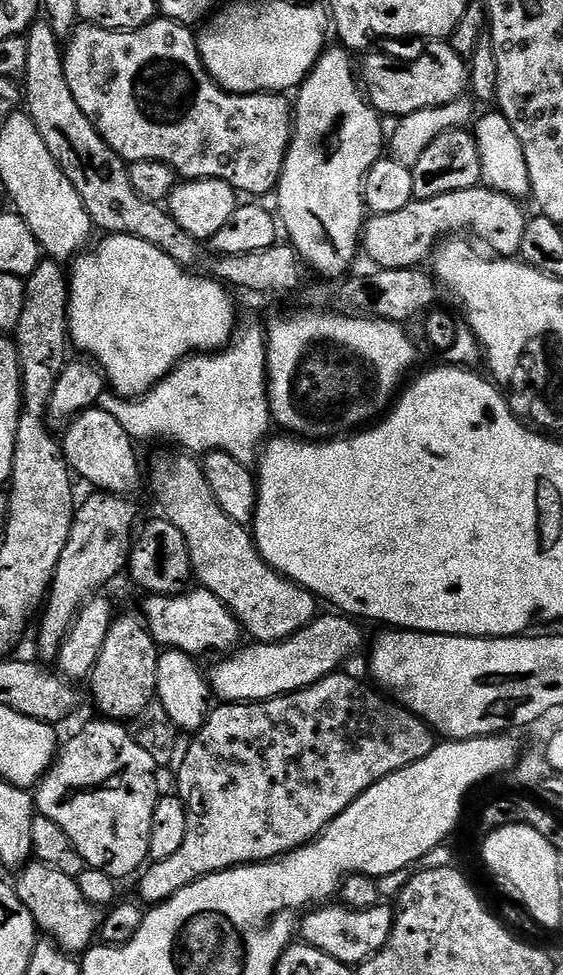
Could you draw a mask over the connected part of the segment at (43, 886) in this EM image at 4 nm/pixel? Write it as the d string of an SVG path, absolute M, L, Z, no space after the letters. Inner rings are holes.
M39 862L25 864L15 876L14 887L18 898L22 898L26 910L34 914L37 929L47 939L69 954L83 954L93 947L100 931L102 912L95 904L82 898L75 876L67 876Z

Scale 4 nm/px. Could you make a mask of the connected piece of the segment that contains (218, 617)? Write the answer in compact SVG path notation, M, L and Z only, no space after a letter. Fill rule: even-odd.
M196 586L180 593L179 596L149 595L145 600L148 601L144 604L142 615L161 649L176 648L180 652L185 652L187 656L216 658L221 654L235 652L241 643L242 629L236 621L236 616L205 588Z

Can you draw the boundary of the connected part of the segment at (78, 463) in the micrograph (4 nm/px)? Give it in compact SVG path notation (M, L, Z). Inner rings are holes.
M93 406L87 412L71 417L68 426L69 428L65 430L64 436L62 435L62 447L64 457L68 459L68 466L73 473L79 479L81 476L86 483L93 484L91 486L93 489L111 492L113 496L132 494L132 491L140 484L140 460L136 457L137 445L126 434L126 430L122 430L122 426L118 426L118 422L114 422L114 418L110 418L110 414L106 414L98 406Z

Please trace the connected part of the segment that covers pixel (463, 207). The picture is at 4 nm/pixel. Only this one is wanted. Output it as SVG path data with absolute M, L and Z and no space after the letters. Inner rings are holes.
M477 186L470 190L454 190L454 194L442 194L438 198L418 200L413 198L402 210L394 214L373 215L364 225L362 233L362 252L373 260L377 269L381 268L420 268L426 257L445 238L453 234L468 234L472 231L480 240L485 240L500 258L512 258L519 253L522 246L522 234L526 231L529 217L520 209L521 201L514 196L507 196L487 186Z

